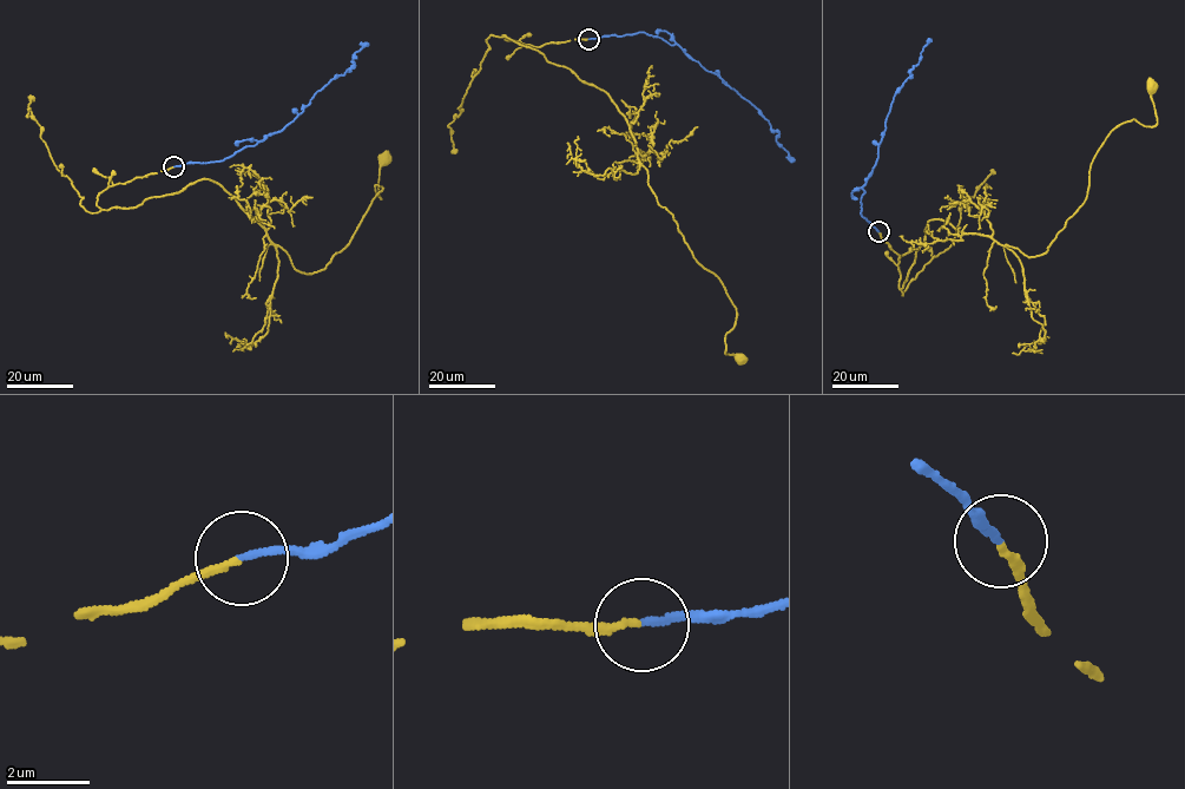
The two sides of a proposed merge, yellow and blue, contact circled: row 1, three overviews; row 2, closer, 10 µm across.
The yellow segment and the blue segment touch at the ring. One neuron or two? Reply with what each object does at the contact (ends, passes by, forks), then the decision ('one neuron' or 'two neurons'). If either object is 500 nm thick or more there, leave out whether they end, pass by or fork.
yellow ends; blue ends; one neuron

